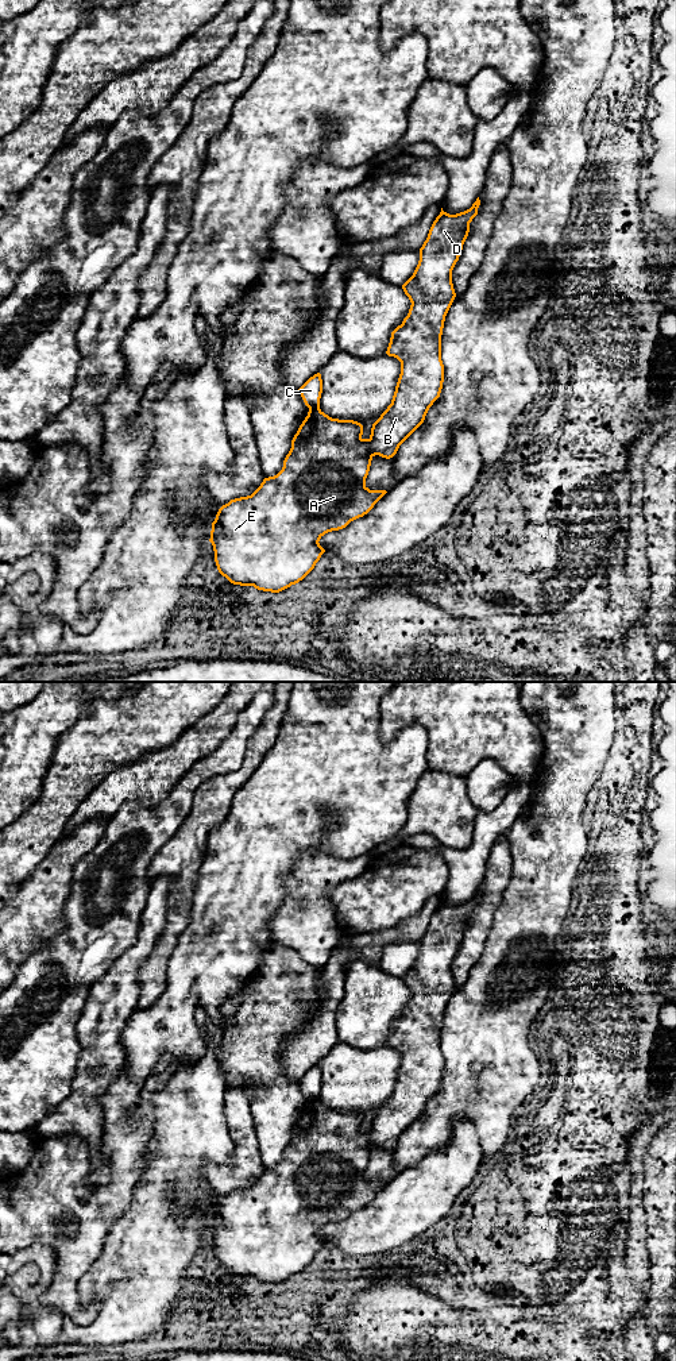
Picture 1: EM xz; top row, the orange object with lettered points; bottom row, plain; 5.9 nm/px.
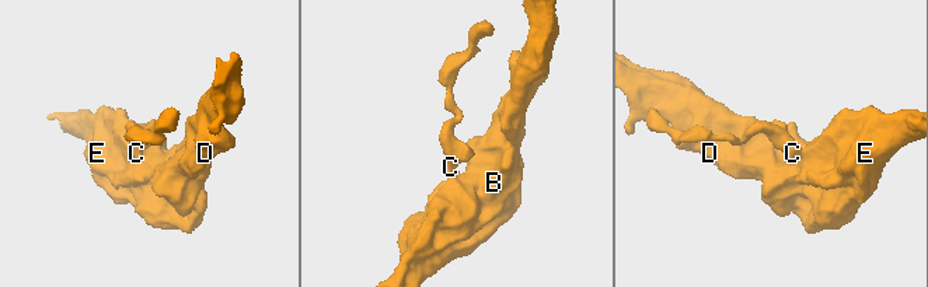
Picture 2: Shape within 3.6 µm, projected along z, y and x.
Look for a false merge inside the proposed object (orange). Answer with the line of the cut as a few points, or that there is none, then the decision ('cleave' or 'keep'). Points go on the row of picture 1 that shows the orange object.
no cut | keep

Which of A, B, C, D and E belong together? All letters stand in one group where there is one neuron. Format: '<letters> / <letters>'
A B C D E

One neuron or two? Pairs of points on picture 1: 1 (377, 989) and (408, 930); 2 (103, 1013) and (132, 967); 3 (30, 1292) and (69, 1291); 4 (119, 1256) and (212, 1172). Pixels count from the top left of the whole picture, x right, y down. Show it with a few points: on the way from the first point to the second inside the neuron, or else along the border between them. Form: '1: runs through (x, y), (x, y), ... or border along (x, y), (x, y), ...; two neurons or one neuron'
1: border along (378, 964), (354, 959), (347, 970); two neurons
2: runs through (111, 1002), (123, 978); one neuron
3: border along (55, 1263), (38, 1304), (62, 1317); two neurons
4: border along (230, 1159), (207, 1164), (201, 1171), (219, 1199); two neurons

